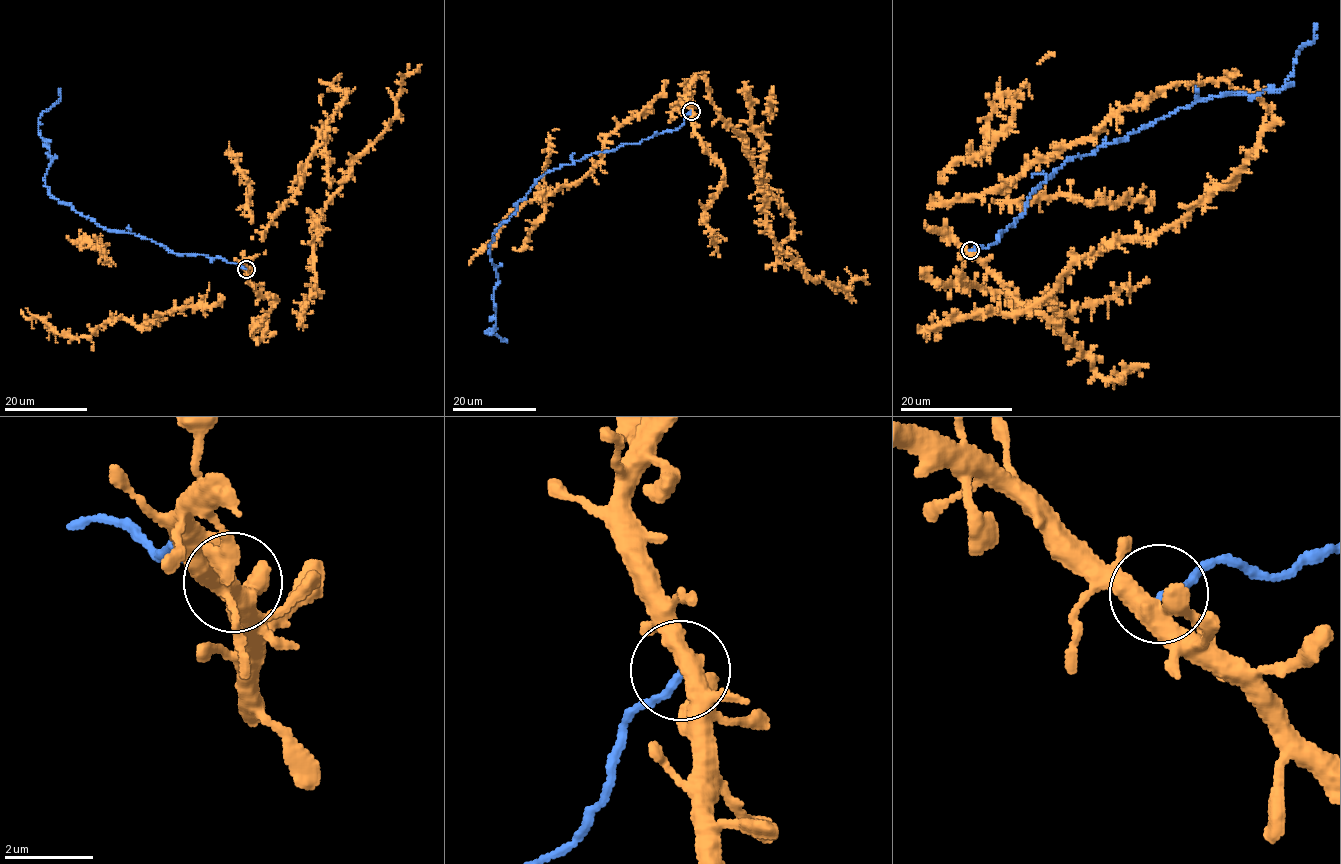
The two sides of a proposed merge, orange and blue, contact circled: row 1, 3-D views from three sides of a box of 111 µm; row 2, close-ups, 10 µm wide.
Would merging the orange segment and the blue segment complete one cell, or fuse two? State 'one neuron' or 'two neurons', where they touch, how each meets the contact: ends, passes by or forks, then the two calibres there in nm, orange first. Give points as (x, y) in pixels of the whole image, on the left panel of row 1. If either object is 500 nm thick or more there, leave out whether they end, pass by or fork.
two neurons; place (246, 269); calibres 550 and 180 nm

